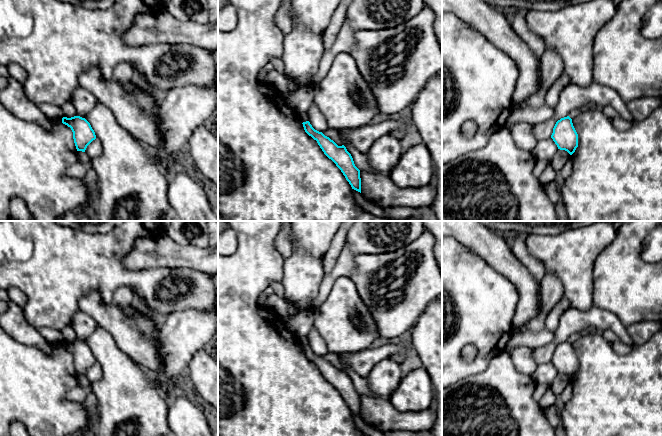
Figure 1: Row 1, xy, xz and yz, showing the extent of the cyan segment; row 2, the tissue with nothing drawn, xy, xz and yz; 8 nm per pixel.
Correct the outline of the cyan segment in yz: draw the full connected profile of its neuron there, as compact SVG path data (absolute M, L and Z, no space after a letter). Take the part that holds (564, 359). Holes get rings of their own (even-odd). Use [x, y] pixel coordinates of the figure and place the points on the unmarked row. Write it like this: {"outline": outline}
{"outline": "M569 340L561 342L556 346L551 362L558 373L565 374L570 379L572 379L578 371L578 358Z"}

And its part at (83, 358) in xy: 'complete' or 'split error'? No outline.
complete

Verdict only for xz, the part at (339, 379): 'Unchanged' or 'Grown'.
Unchanged

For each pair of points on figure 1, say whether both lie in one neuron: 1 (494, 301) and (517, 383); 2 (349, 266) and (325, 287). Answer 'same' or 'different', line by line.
1: different
2: same

